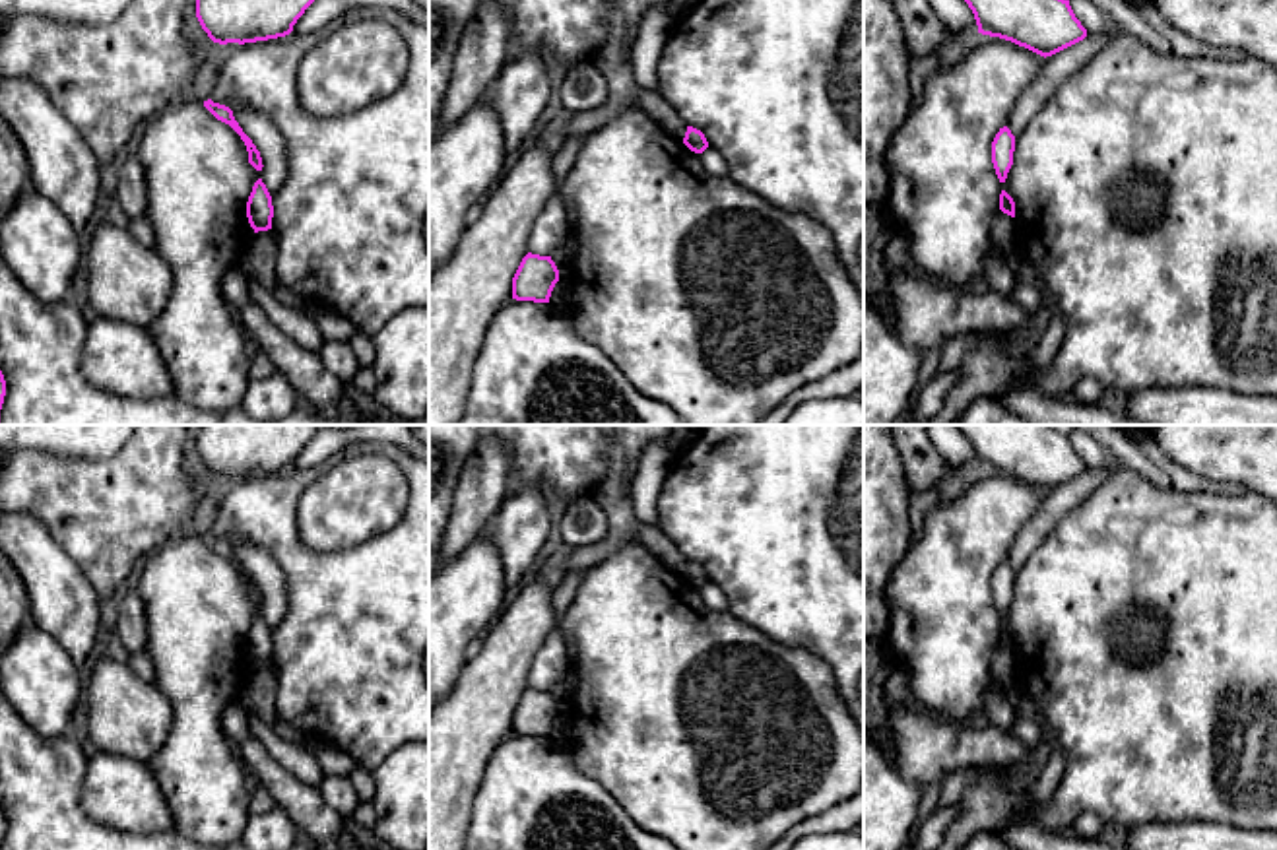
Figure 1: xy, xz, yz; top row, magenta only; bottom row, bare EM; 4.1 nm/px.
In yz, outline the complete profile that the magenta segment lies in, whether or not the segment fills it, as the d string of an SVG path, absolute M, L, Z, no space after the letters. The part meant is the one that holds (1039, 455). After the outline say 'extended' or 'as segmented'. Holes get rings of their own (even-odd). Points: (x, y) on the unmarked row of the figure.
M959 425L978 468L1052 491L1087 472L1069 435L1052 425Z; as segmented

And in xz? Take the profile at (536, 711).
M528 687L512 712L512 734L549 737L557 716L559 704L551 691Z; as segmented

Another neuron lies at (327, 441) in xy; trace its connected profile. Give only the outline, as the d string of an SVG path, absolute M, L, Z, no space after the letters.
M320 425L291 468L311 470L349 446L375 442L392 442L417 458L429 460L429 444L419 441L409 425L351 425L347 429Z

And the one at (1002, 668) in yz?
M998 644L992 654L990 675L994 687L999 689L1009 687L1017 677L1013 652L1003 648L1001 644Z

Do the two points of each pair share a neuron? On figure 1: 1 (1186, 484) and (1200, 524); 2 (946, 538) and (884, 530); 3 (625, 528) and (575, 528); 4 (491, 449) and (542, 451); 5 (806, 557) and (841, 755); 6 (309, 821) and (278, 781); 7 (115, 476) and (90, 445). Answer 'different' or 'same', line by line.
1: different
2: different
3: different
4: different
5: different
6: same
7: different

